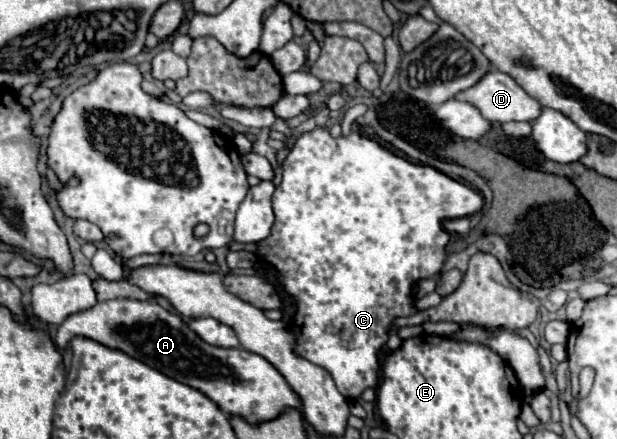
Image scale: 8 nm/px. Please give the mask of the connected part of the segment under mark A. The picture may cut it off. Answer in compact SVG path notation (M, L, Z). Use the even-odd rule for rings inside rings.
M128 298L96 302L88 310L70 314L58 326L54 342L60 350L66 350L74 336L84 336L106 348L122 350L150 368L204 392L226 416L234 414L256 416L256 420L272 420L280 408L296 408L300 404L300 398L290 390L286 380L268 360L242 348L218 348L204 342L178 314L164 310L156 302Z

